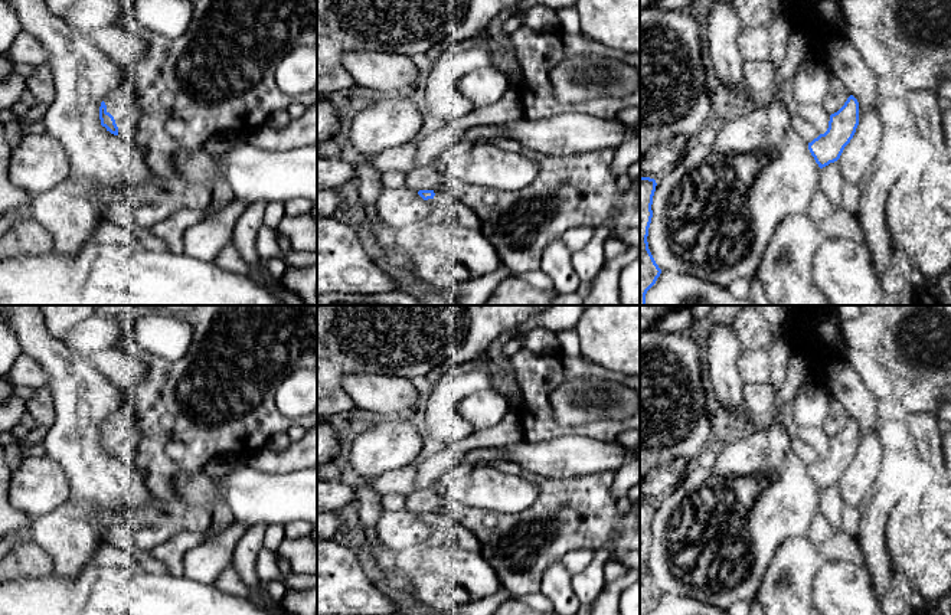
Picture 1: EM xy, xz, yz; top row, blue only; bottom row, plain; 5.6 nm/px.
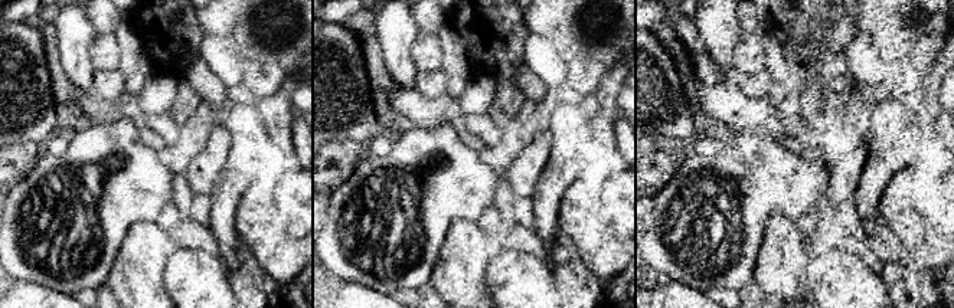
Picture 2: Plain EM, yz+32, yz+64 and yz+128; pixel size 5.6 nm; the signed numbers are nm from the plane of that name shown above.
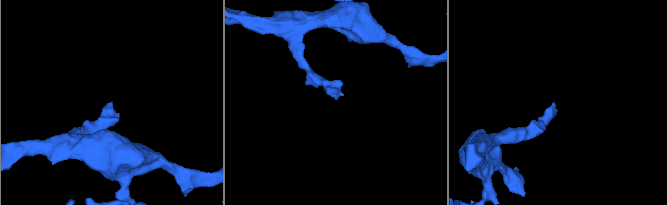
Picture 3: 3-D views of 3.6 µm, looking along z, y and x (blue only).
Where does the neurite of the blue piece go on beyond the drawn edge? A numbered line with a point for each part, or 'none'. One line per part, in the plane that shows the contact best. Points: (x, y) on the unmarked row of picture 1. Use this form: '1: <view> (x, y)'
1: xy (123, 425)

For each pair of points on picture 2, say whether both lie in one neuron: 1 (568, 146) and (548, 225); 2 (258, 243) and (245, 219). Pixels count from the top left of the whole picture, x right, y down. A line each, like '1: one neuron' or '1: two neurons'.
1: one neuron
2: one neuron

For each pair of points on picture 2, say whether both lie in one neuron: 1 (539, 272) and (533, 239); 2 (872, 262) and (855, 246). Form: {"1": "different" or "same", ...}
{"1": "different", "2": "same"}

